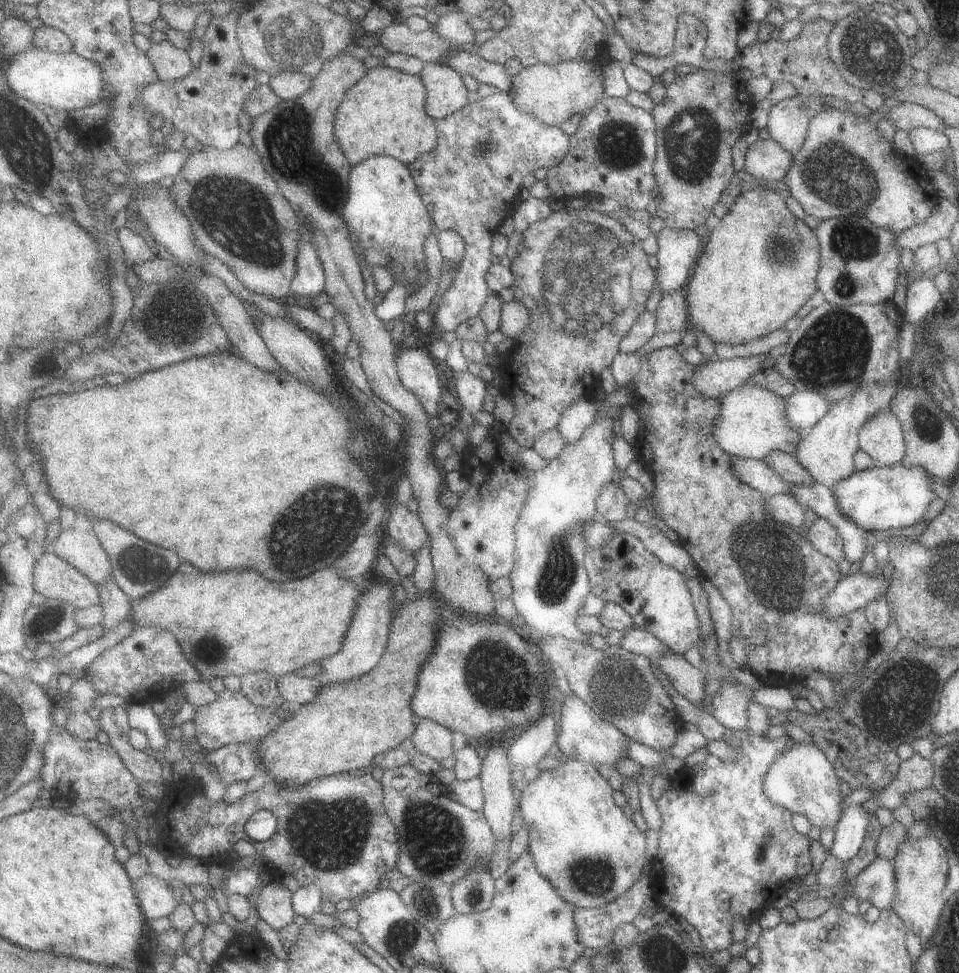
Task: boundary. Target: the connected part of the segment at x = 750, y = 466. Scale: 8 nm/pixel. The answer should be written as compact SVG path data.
M731 457L731 474L735 474L739 482L767 496L786 495L791 490L791 484L787 484L785 478L773 472L771 466L761 459Z

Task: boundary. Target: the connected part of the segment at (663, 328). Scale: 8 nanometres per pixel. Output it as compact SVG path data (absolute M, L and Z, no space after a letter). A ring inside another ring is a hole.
M679 288L679 290L663 294L653 316L655 316L655 333L691 329L685 290Z

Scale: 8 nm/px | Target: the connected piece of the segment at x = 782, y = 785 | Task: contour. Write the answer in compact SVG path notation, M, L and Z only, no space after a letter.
M795 742L789 750L779 752L775 762L767 768L767 774L763 776L763 794L767 800L787 808L792 814L803 815L818 830L834 830L841 818L841 800L845 798L839 792L840 782L824 753L815 744Z

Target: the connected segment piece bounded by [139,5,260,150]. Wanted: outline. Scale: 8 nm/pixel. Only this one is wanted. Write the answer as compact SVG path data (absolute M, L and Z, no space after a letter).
M238 5L238 9L226 16L211 16L200 40L203 49L199 66L189 76L180 80L153 82L150 86L145 86L139 94L141 104L149 112L161 115L164 122L171 123L182 135L190 134L200 146L228 150L240 144L239 116L247 98L260 85L255 78L259 71L245 61L237 36L237 24L245 9Z

